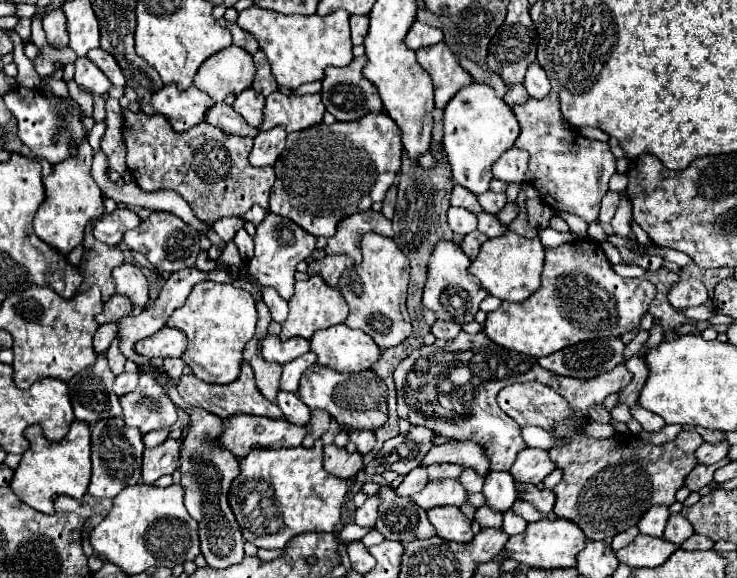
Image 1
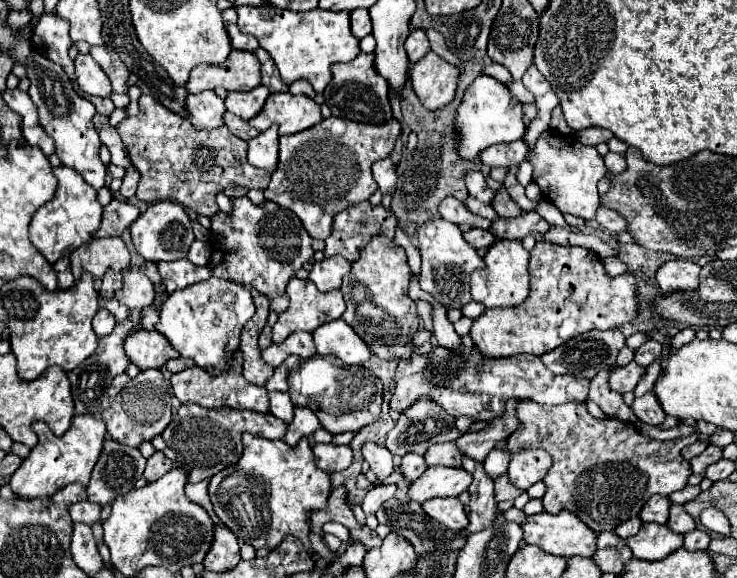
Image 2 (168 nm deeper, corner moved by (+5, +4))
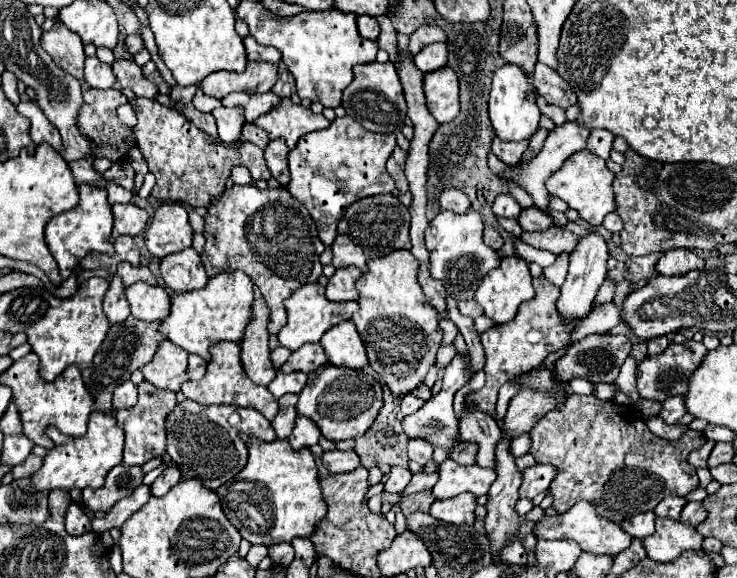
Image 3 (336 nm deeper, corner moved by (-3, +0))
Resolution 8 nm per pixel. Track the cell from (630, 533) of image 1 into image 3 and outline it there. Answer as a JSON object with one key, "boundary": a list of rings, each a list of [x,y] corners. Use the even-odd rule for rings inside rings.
{"boundary":[[[643,512],[641,516],[633,516],[631,520],[625,520],[621,528],[631,536],[631,538],[647,538],[651,532],[655,532],[655,514],[653,512]]]}

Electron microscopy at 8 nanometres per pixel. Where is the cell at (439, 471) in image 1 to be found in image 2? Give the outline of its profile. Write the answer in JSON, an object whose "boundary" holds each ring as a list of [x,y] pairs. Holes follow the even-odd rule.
{"boundary":[[[453,442],[433,444],[425,452],[425,460],[427,460],[429,466],[433,466],[433,464],[441,464],[441,466],[461,466],[461,452],[457,450],[457,446]]]}

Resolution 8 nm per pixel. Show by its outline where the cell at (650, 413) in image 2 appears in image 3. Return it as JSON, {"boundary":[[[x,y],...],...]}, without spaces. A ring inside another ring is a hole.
{"boundary":[[[669,396],[667,400],[663,400],[659,416],[665,420],[665,424],[675,424],[685,412],[687,410],[685,410],[683,396]]]}

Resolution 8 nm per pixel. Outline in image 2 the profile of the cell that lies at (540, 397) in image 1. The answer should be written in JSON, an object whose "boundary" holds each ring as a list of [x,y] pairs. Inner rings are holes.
{"boundary":[[[519,400],[517,416],[523,426],[507,440],[507,448],[511,452],[541,448],[553,458],[553,466],[543,480],[547,486],[543,508],[549,514],[561,510],[575,512],[597,534],[605,530],[613,532],[615,526],[637,516],[653,494],[669,496],[685,488],[691,476],[691,464],[681,456],[681,448],[693,444],[697,434],[665,442],[653,440],[629,422],[593,418],[585,402],[543,408],[533,400]]]}

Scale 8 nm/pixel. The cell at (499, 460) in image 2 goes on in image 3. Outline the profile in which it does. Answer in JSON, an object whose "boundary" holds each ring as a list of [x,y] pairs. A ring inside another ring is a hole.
{"boundary":[[[529,434],[519,436],[517,440],[513,440],[513,444],[511,444],[511,456],[521,458],[521,456],[525,456],[527,452],[529,452]]]}

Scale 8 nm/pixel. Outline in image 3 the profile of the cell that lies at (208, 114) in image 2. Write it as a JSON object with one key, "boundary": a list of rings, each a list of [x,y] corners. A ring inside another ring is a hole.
{"boundary":[[[219,106],[211,112],[217,120],[217,130],[219,130],[219,138],[225,142],[225,144],[231,144],[235,140],[241,138],[241,128],[245,124],[245,116],[243,116],[243,108],[239,106],[233,106],[233,108],[227,108],[227,106]]]}

